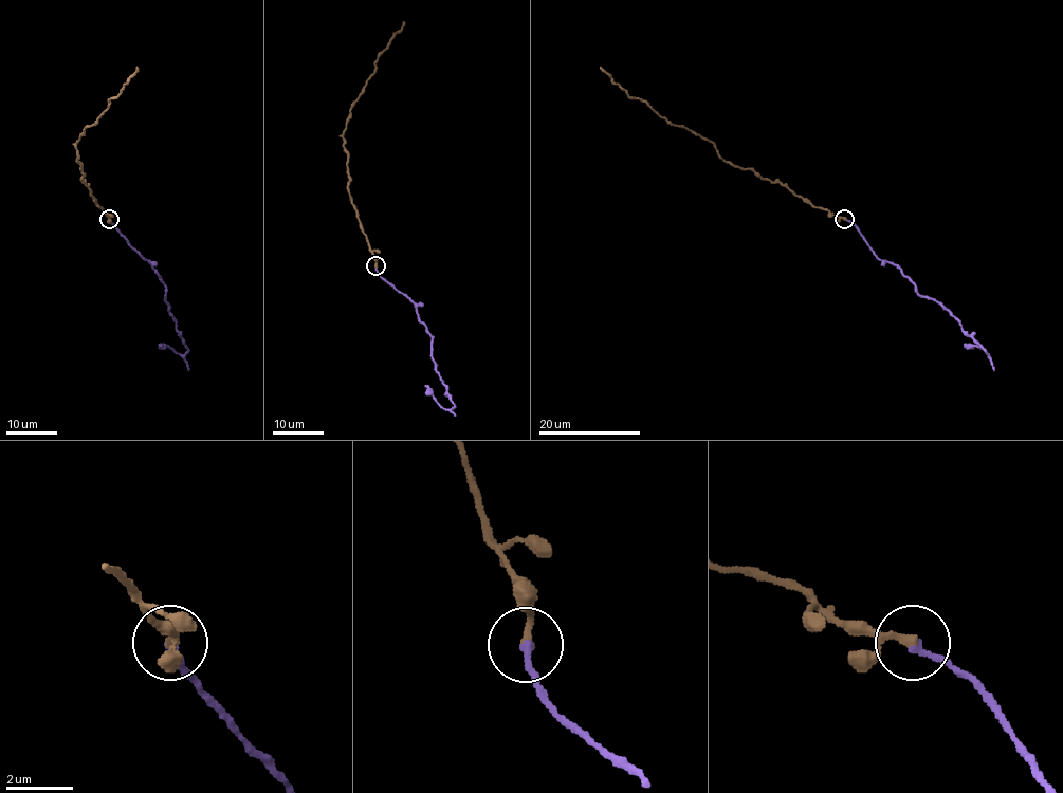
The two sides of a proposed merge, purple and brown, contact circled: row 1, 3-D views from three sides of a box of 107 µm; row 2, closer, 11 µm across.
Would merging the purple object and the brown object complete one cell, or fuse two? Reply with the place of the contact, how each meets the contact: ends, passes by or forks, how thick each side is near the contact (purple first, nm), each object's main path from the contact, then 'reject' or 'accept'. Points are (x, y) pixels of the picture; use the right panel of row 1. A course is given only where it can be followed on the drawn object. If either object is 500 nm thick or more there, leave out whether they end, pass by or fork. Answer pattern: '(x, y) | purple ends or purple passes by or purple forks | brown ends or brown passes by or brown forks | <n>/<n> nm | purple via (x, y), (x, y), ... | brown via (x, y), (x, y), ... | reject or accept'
(844, 219) | purple ends | brown passes by | 240/190 nm | purple via (844, 219), (855, 225), (880, 259), (894, 263), (920, 295), (938, 301), (988, 355), (984, 349), (964, 344) | brown via (844, 219), (751, 169), (731, 165), (713, 144), (631, 98), (601, 67) | accept

